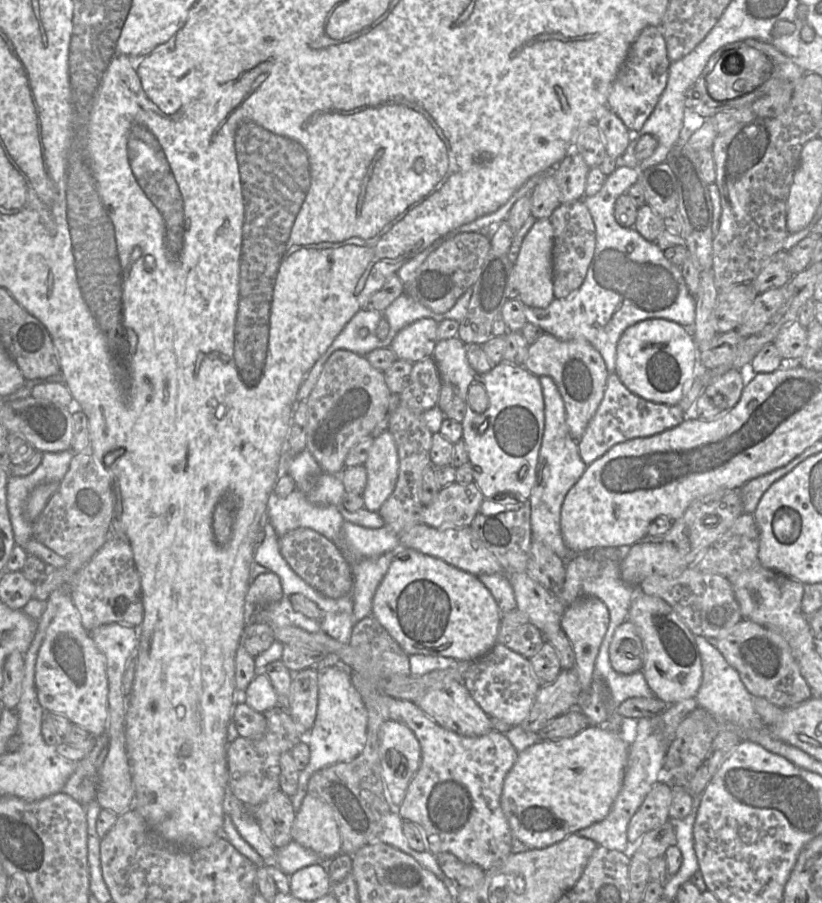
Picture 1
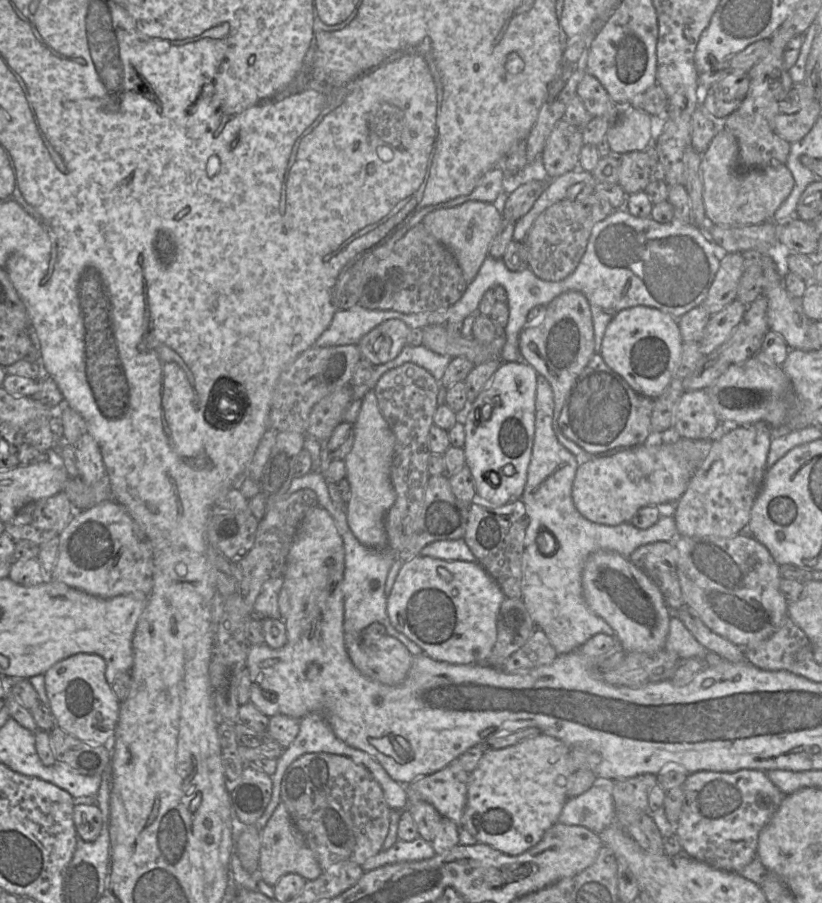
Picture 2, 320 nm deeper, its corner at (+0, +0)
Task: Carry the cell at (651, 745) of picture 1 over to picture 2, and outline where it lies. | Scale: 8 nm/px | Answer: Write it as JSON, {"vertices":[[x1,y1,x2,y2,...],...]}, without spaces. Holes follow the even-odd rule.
{"vertices":[[597,778,594,785,582,794,568,798,558,822,580,825,599,834,614,821,616,812,612,795,614,780]]}

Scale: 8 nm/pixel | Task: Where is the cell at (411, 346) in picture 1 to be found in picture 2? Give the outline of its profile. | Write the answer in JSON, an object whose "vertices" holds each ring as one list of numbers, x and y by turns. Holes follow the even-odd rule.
{"vertices":[[389,319,361,338,357,347,362,359,380,365,396,358,407,345,409,327,399,319]]}

